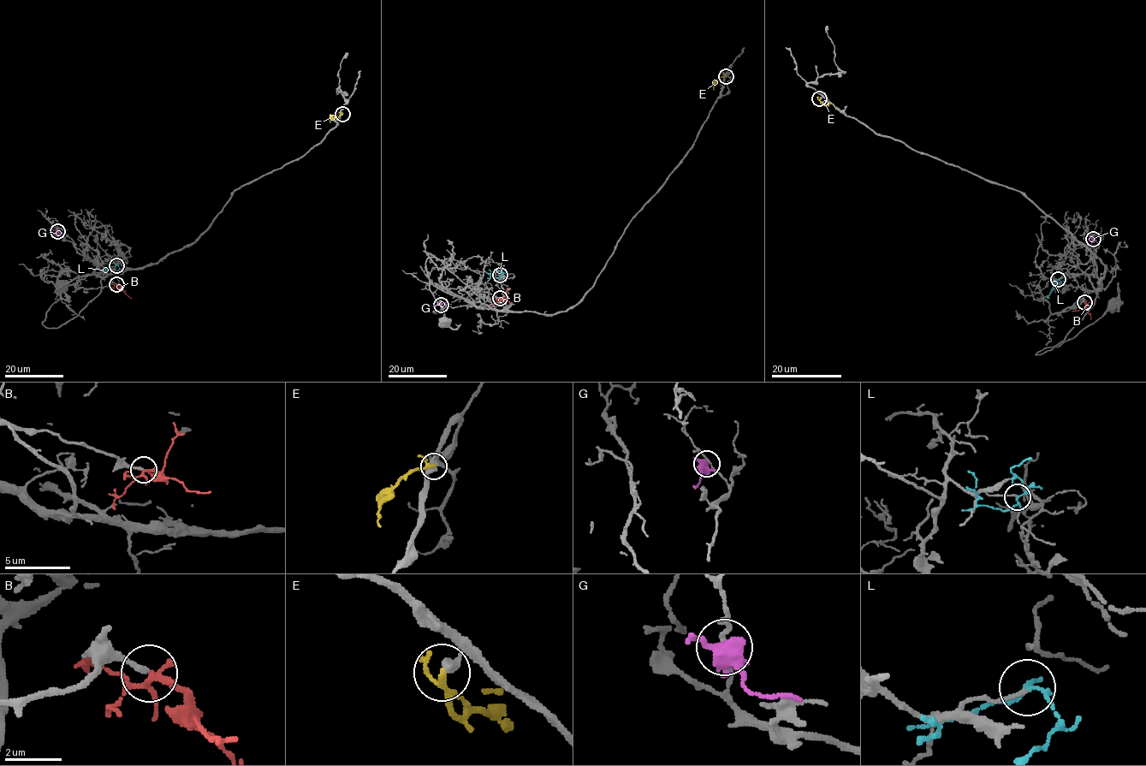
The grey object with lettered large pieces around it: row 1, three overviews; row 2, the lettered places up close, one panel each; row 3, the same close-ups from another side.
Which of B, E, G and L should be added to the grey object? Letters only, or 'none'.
B

